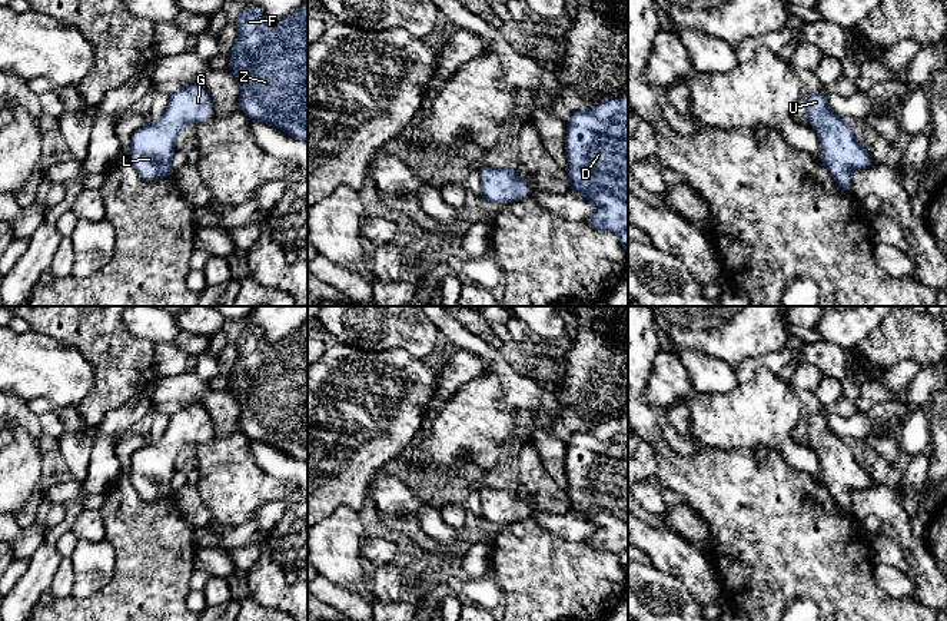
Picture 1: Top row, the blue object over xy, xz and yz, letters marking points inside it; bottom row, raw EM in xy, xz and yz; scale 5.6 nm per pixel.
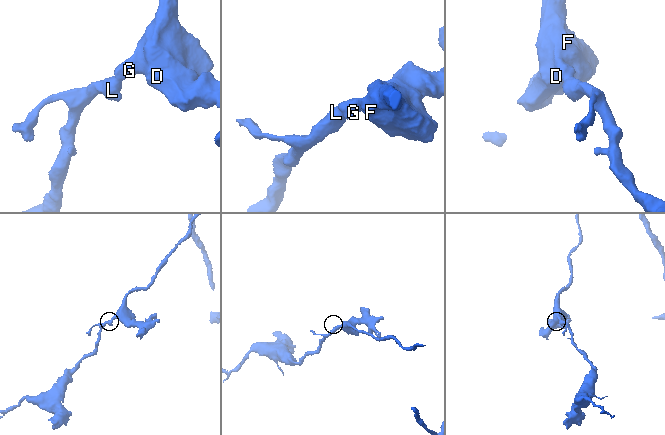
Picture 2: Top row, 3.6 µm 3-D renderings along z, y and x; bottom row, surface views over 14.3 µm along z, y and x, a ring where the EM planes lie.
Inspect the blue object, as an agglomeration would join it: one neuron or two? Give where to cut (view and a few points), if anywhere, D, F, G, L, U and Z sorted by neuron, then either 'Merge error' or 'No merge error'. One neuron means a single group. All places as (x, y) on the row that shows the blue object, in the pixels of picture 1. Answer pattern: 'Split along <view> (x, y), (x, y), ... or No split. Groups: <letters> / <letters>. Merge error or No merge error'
No split. Groups: D F G L U Z. No merge error

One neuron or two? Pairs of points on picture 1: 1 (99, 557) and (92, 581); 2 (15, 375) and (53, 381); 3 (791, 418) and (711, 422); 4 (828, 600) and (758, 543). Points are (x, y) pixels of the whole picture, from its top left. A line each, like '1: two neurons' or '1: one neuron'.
1: one neuron
2: one neuron
3: one neuron
4: one neuron

